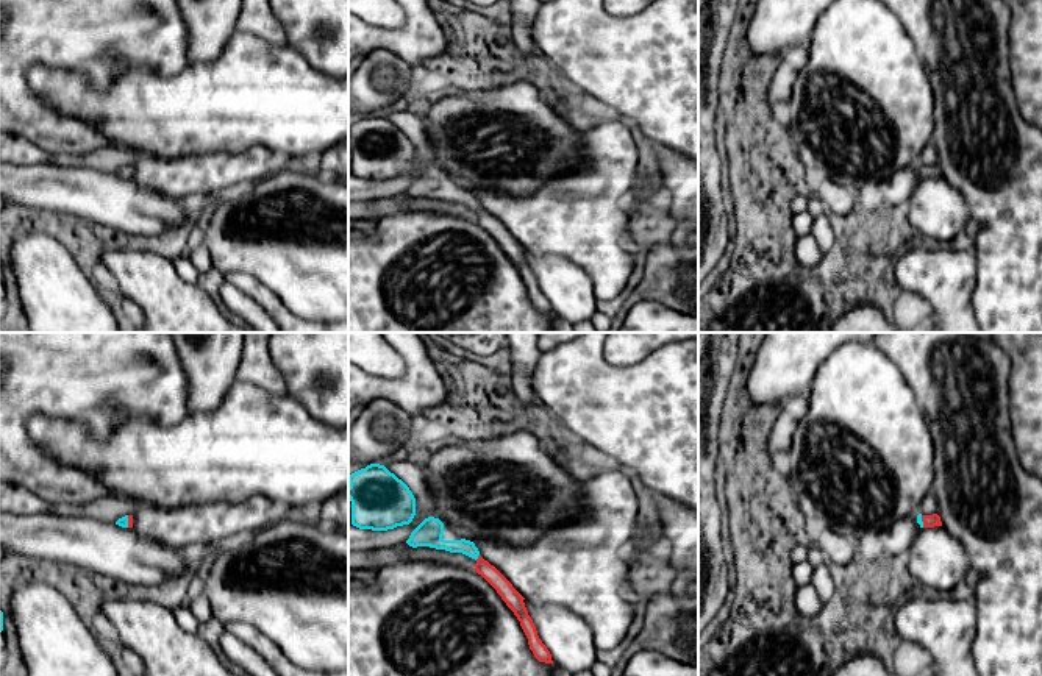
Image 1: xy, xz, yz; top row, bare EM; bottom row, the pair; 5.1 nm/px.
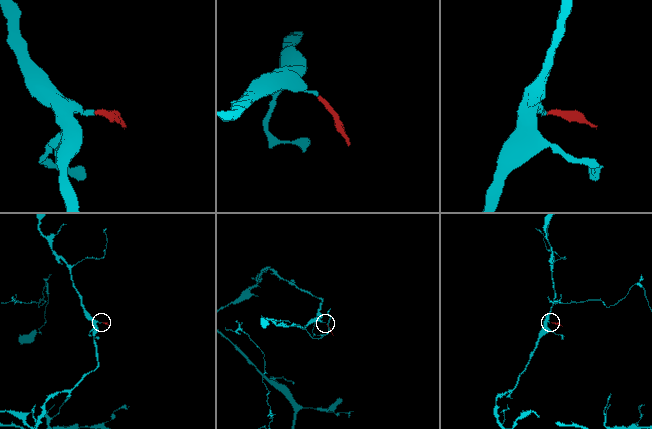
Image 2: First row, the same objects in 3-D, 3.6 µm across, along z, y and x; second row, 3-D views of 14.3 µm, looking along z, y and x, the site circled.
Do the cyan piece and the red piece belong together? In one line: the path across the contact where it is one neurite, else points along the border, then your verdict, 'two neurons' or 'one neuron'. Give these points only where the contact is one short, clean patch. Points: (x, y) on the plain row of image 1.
across xz (433, 188), (463, 195), (477, 208), (503, 238) | one neuron

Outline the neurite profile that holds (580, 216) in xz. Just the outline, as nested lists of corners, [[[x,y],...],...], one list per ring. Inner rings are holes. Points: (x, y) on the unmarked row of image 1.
[[[628,120],[601,122],[581,134],[581,164],[553,176],[530,197],[516,198],[489,189],[473,190],[480,206],[494,215],[512,237],[537,256],[561,256],[592,279],[595,300],[608,301],[626,286],[639,248],[628,233],[631,214],[623,205],[644,167],[641,137]]]

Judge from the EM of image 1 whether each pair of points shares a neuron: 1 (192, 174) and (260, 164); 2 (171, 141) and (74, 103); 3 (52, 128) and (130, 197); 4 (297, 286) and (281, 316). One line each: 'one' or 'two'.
1: one
2: one
3: two
4: two

